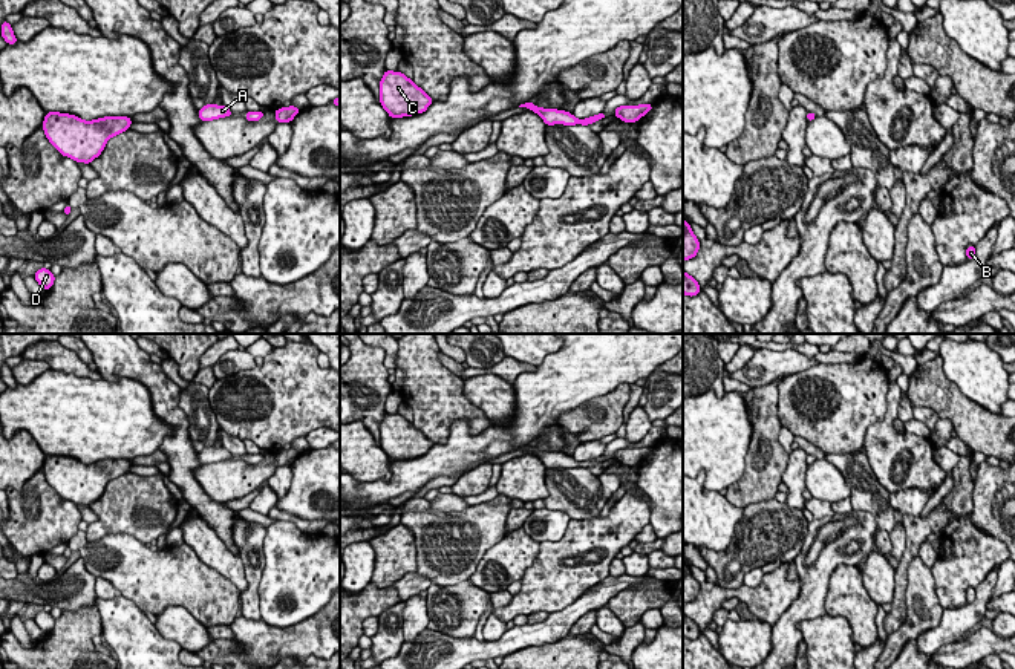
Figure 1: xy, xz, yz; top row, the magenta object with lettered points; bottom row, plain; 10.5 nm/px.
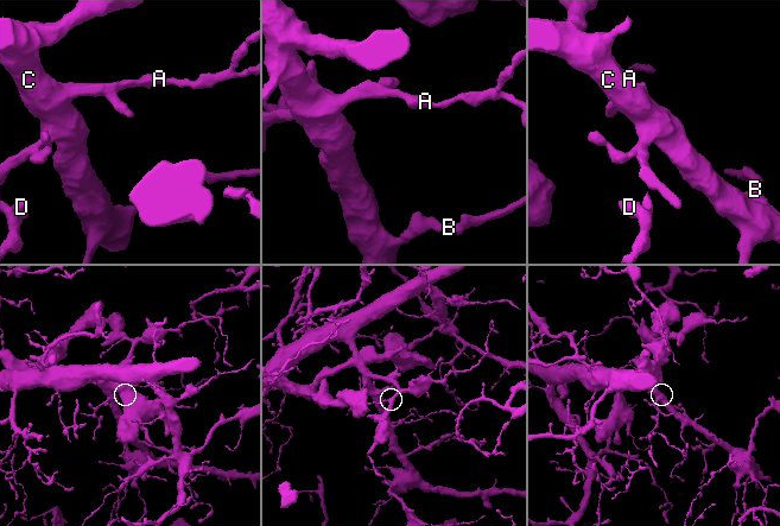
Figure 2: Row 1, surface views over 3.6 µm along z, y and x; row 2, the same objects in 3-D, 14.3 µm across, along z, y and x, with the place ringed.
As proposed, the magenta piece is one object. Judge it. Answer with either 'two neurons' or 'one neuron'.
one neuron

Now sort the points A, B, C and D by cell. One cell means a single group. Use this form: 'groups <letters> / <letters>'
groups A B C D

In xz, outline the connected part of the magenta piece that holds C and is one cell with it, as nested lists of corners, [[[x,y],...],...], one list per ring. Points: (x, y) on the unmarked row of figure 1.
[[[384,415],[380,447],[390,461],[412,459],[427,453],[433,442],[401,415]]]

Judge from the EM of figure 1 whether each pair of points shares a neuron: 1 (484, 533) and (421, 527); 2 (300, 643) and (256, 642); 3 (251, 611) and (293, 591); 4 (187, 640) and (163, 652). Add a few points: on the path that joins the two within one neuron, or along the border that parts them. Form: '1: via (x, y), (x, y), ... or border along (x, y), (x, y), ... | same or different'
1: via (469, 533), (437, 533) | same
2: via (290, 643), (267, 643) | same
3: border along (264, 571), (259, 580), (261, 617) | different
4: border along (153, 625), (164, 637), (175, 640), (182, 648) | different

